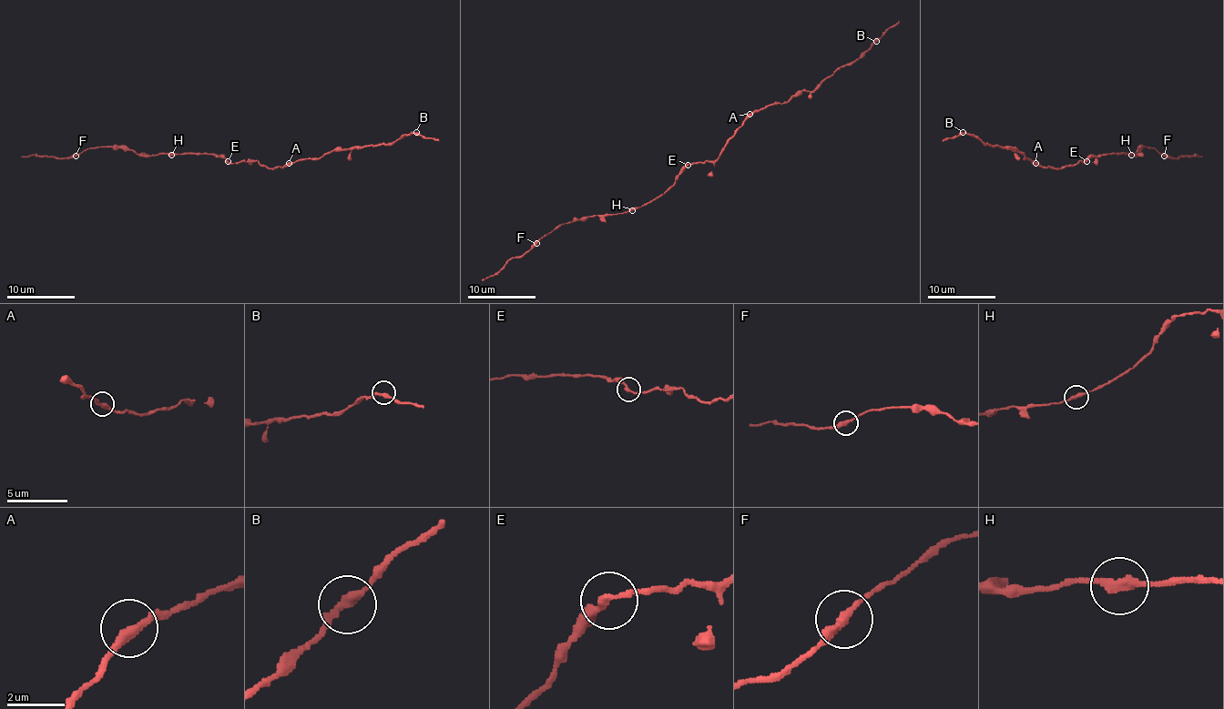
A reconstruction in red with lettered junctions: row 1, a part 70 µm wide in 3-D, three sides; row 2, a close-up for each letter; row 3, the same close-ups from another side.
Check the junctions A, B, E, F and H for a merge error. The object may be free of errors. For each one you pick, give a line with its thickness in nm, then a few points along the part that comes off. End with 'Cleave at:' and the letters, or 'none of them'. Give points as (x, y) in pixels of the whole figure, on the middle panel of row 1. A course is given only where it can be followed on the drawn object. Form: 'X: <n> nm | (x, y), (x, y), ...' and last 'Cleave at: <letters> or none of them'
Cleave at: none of them

